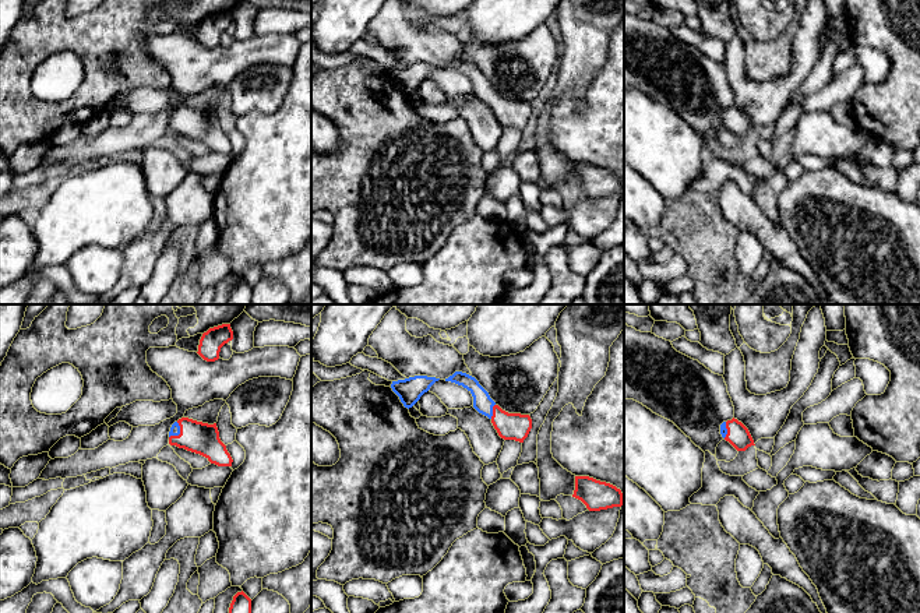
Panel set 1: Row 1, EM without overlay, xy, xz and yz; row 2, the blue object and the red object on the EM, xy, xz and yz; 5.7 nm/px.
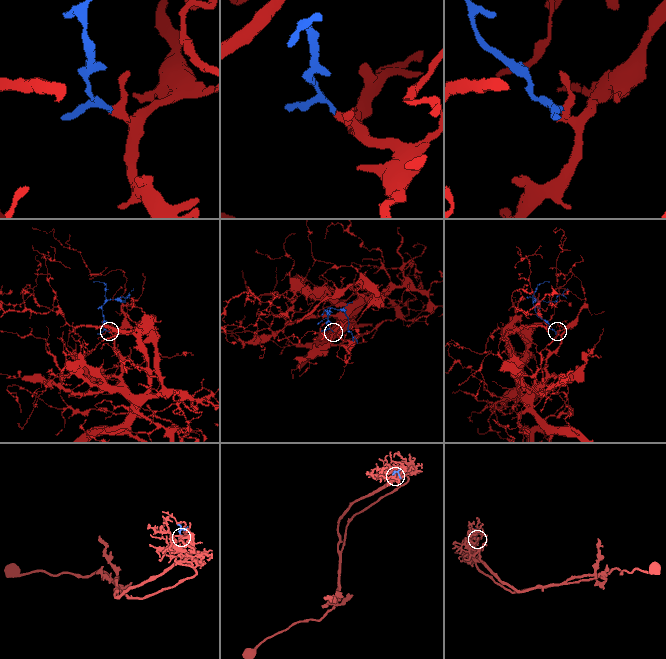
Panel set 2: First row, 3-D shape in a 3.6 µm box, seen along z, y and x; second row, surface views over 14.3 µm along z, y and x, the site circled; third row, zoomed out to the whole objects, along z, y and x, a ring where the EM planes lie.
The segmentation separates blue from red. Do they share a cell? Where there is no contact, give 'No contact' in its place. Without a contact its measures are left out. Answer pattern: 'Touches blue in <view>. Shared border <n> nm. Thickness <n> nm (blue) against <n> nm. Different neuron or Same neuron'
Touches blue in xy. Shared border 110 nm. Thickness 60 nm (blue) against 180 nm. Same neuron

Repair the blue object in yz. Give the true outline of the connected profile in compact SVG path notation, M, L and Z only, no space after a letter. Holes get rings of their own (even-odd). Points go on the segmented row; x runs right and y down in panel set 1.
M734 418L720 424L720 434L737 451L745 451L748 447L755 445L748 429Z

